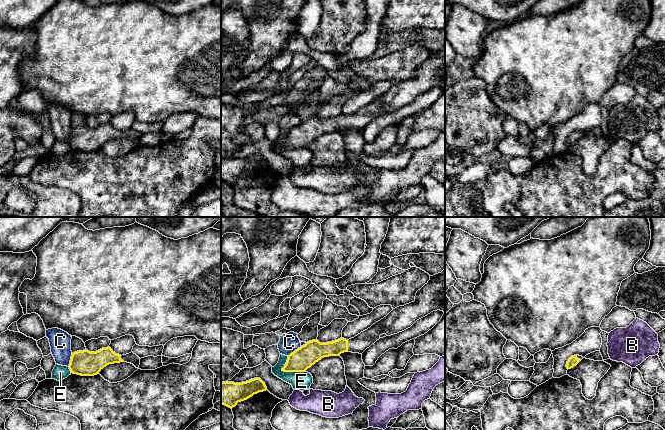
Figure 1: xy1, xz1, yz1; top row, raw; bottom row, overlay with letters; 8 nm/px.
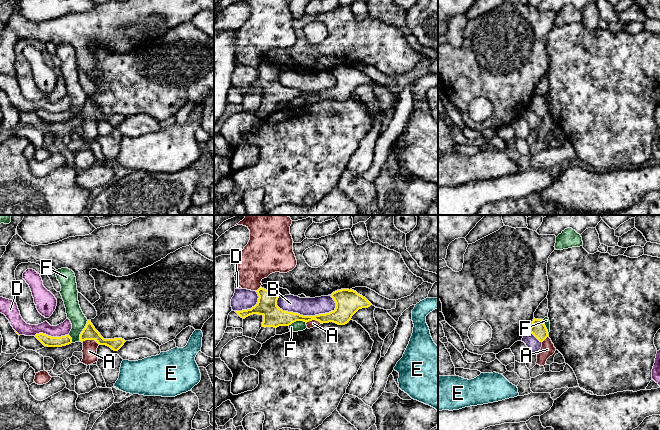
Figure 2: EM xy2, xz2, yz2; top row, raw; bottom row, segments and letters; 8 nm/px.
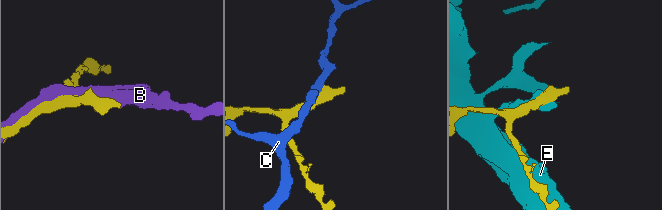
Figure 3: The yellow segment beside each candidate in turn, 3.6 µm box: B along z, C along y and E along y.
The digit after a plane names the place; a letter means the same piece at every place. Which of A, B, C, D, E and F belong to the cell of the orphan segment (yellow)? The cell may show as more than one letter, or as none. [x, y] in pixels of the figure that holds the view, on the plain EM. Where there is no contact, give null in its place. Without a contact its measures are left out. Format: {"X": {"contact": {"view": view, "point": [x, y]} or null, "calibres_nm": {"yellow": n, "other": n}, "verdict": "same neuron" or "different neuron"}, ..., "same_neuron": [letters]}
{"A": {"contact": {"view": "xy2", "point": [91, 115]}, "calibres_nm": {"yellow": 110, "other": 120}, "verdict": "different neuron"}, "B": {"contact": {"view": "xz2", "point": [304, 92]}, "calibres_nm": {"yellow": 170, "other": 140}, "verdict": "different neuron"}, "C": {"contact": {"view": "xy1", "point": [70, 136]}, "calibres_nm": {"yellow": 200, "other": 180}, "verdict": "different neuron"}, "D": {"contact": {"view": "xy2", "point": [50, 112]}, "calibres_nm": {"yellow": 90, "other": 110}, "verdict": "different neuron"}, "E": {"contact": {"view": "xz1", "point": [293, 147]}, "calibres_nm": {"yellow": 180, "other": 150}, "verdict": "different neuron"}, "F": {"contact": {"view": "xy2", "point": [83, 106]}, "calibres_nm": {"yellow": 110, "other": 130}, "verdict": "different neuron"}, "same_neuron": []}

